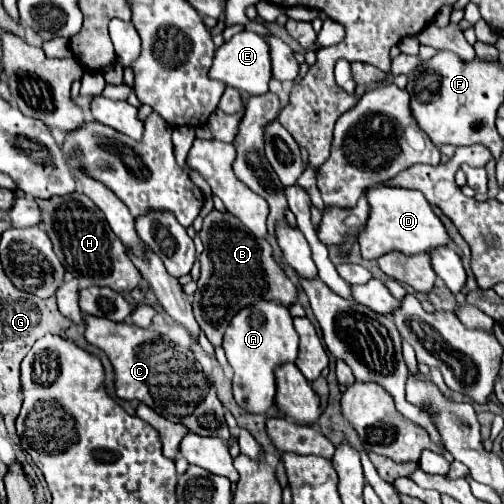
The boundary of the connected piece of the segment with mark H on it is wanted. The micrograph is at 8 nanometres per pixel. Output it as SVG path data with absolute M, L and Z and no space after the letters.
M82 192L38 200L38 206L42 210L40 226L50 236L56 256L60 258L66 272L70 272L80 284L108 286L116 292L132 292L142 282L142 276L128 258L120 238L110 230L108 222L104 222L104 214L100 214L94 202Z

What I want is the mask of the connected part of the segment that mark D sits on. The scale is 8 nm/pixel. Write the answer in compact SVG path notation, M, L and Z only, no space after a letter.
M378 184L366 190L366 200L370 204L370 214L368 214L368 222L358 234L362 258L366 260L380 258L392 250L400 250L412 256L418 252L430 252L432 248L442 244L450 244L450 236L446 228L442 226L432 206L418 190L406 190L396 186L390 188L386 184Z

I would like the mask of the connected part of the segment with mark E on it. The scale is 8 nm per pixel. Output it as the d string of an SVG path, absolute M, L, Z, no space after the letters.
M244 30L240 34L236 34L232 40L224 42L224 46L220 46L216 50L214 56L214 64L210 68L208 74L212 80L220 80L226 86L244 90L248 94L266 94L268 92L268 82L272 78L272 62L270 62L270 46L268 42L258 36L256 32Z

